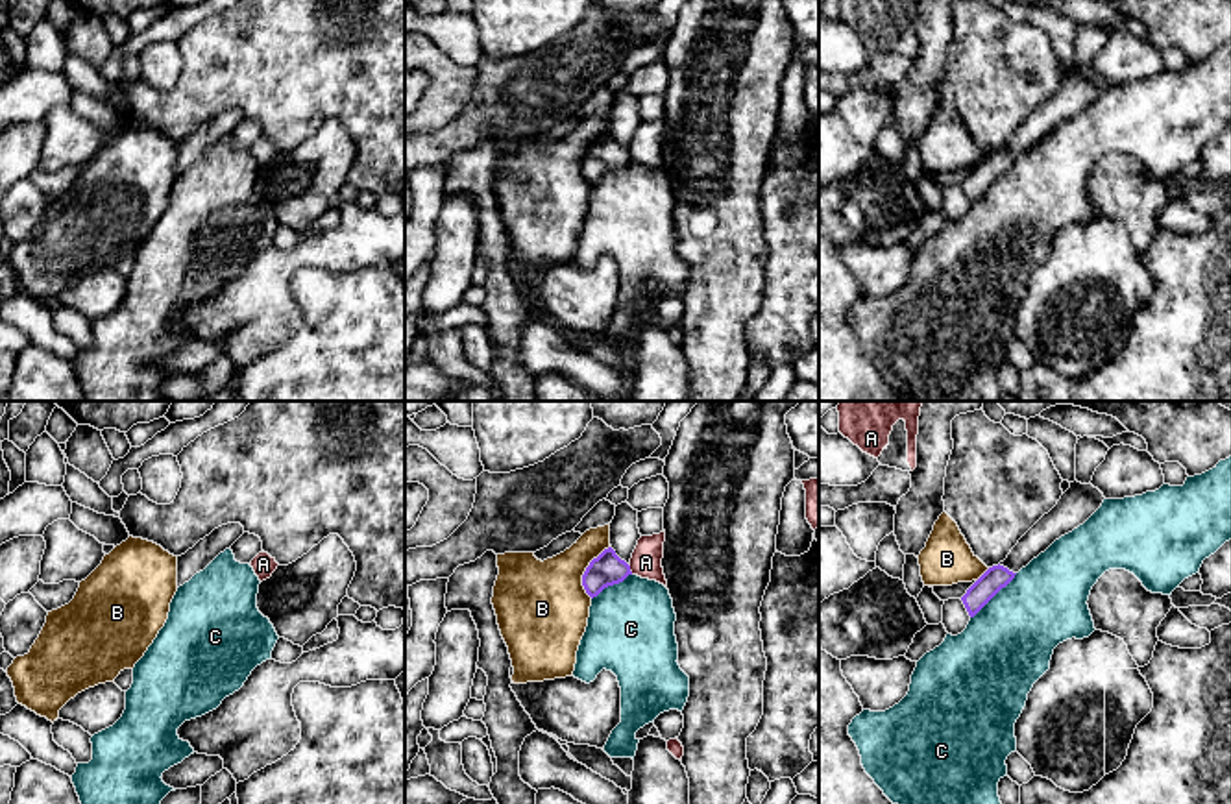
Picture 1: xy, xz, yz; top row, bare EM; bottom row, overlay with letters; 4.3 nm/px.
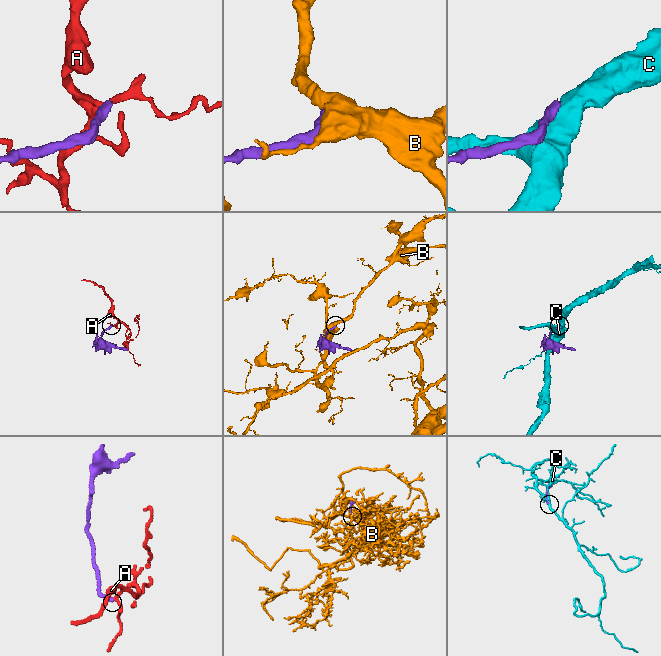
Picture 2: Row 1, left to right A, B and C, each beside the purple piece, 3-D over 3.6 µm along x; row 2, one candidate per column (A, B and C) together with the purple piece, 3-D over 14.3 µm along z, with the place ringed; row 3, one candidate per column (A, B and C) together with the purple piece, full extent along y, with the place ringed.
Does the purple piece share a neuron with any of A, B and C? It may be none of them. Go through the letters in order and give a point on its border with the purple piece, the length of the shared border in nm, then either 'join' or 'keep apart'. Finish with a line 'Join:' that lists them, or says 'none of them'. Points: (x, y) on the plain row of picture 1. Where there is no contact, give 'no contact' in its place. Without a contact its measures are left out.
A: xz (629, 156) | 50 nm | keep apart
B: xz (586, 156) | 240 nm | keep apart
C: yz (993, 182) | 280 nm | keep apart
Join: none of them

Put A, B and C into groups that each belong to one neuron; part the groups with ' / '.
A / B / C

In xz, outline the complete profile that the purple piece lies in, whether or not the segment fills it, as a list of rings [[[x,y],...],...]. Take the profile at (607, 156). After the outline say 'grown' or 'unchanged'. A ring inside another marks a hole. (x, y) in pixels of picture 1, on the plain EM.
[[[608,133],[590,148],[582,161],[582,172],[593,185],[604,174],[623,168],[628,161],[632,161],[630,152]]]; unchanged

